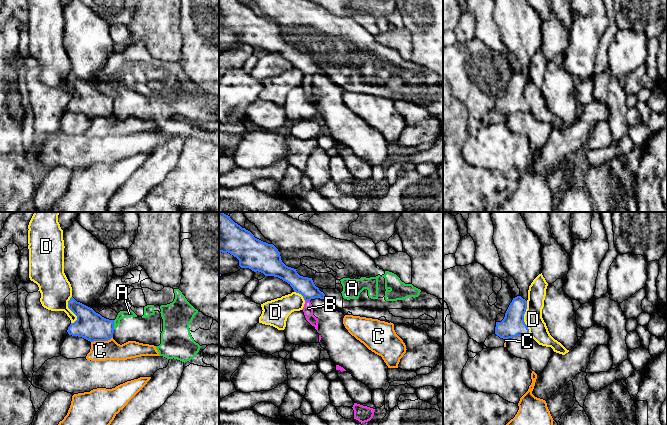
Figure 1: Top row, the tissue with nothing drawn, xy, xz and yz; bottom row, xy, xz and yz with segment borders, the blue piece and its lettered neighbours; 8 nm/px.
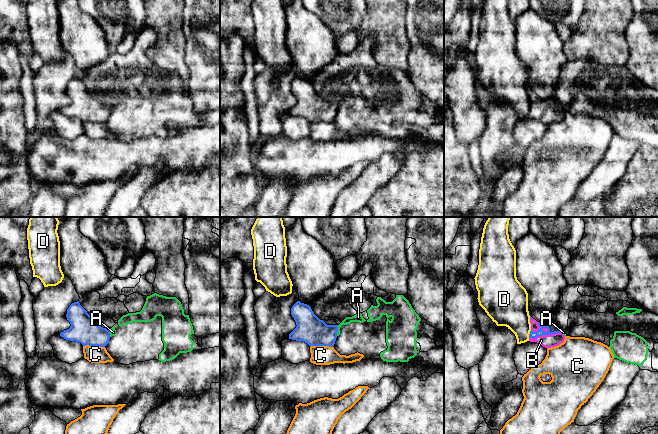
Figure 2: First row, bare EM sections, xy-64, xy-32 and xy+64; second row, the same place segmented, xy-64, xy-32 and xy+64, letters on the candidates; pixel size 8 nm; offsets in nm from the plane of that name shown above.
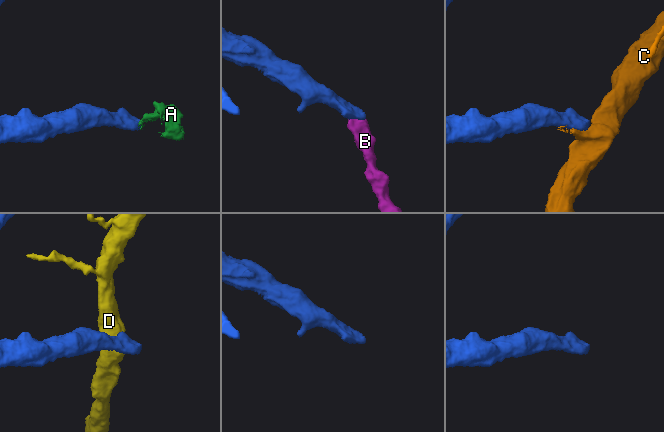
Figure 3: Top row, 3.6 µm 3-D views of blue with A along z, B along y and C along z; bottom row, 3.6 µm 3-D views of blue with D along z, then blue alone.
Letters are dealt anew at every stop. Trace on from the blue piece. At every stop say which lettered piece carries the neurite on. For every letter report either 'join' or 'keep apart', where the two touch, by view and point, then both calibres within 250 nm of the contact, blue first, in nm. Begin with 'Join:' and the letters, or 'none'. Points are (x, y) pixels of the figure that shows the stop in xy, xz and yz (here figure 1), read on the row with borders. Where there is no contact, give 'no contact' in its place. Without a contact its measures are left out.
Join: B
A: keep apart; contact xy (113, 325); calibres 220 and 60 nm
B: join; contact xz (307, 300); calibres 150 and 80 nm
C: keep apart; contact xy (101, 340); calibres 220 and 160 nm
D: keep apart; contact yz (523, 318); calibres 180 and 150 nm

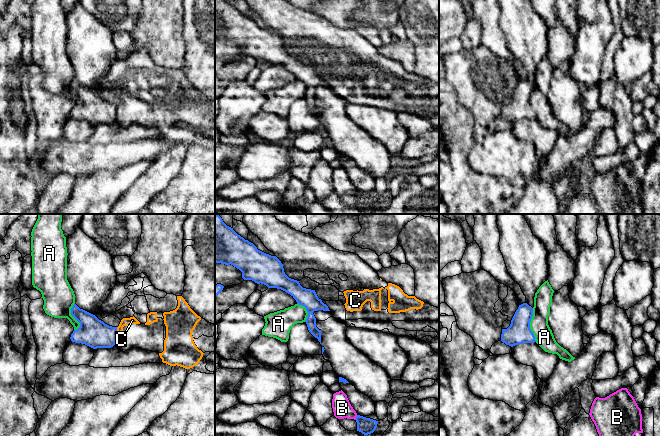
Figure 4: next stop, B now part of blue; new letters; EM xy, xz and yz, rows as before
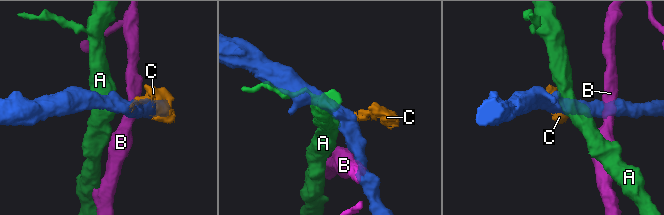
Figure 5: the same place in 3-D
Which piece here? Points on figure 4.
Join: none
A: keep apart; contact yz (529, 325); calibres 180 and 150 nm
B: keep apart; contact xz (356, 417); calibres 130 and 150 nm
C: keep apart; contact xy (116, 332); calibres 220 and 60 nm

